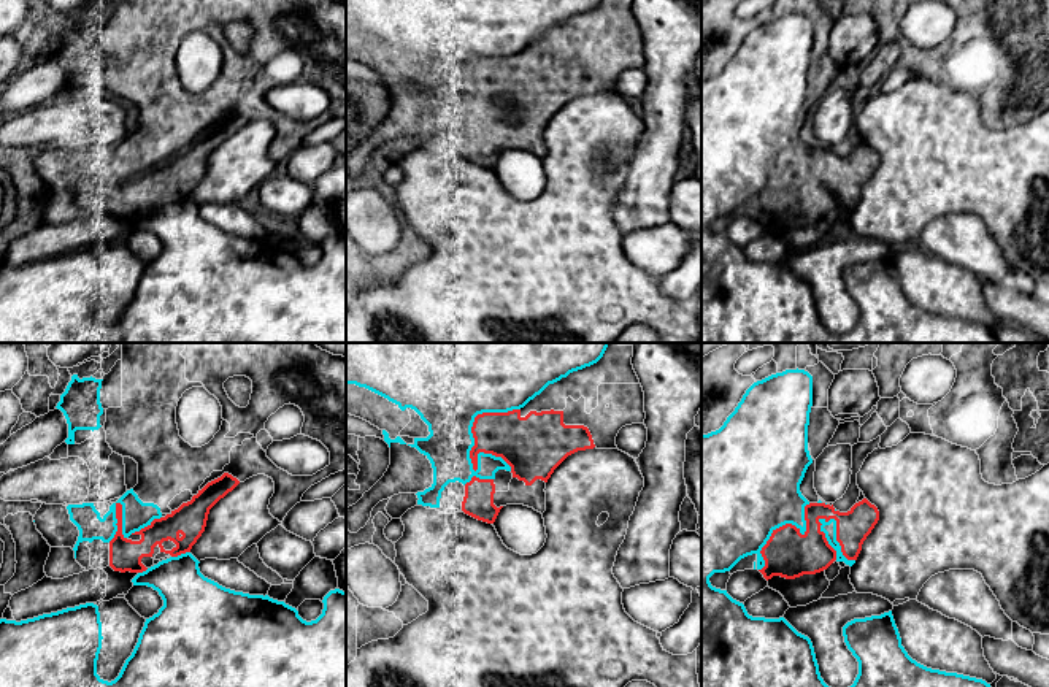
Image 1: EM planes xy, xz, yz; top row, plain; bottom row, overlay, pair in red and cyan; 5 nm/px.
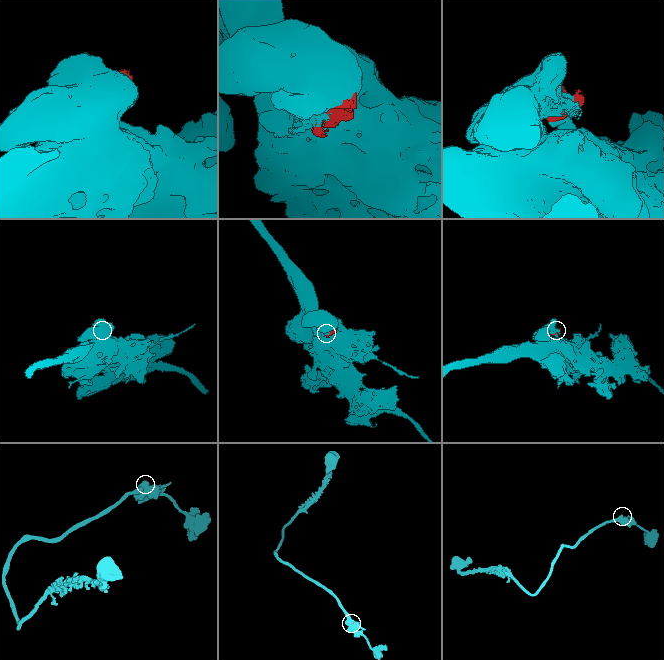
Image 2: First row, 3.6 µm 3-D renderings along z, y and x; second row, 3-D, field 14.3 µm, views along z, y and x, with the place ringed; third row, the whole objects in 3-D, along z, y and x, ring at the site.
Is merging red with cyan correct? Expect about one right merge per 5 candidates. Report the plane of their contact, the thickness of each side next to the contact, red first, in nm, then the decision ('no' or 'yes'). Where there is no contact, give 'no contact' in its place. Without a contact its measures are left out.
xz | 240/460 nm | no

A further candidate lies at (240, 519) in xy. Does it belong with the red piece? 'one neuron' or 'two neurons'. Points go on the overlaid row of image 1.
two neurons

